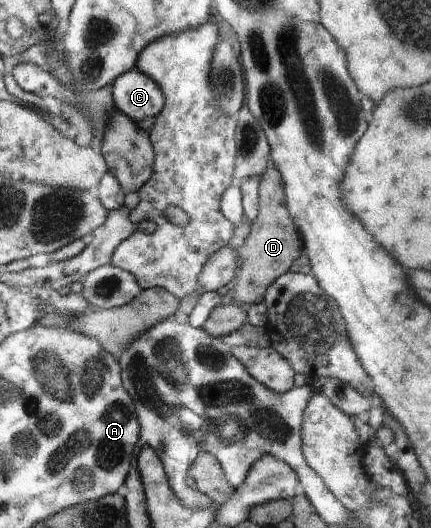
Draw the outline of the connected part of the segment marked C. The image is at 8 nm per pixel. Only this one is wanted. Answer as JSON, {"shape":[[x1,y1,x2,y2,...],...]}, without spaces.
{"shape":[[136,68,121,74,111,86,117,111,134,123,156,118,164,108,165,96,161,86]]}

